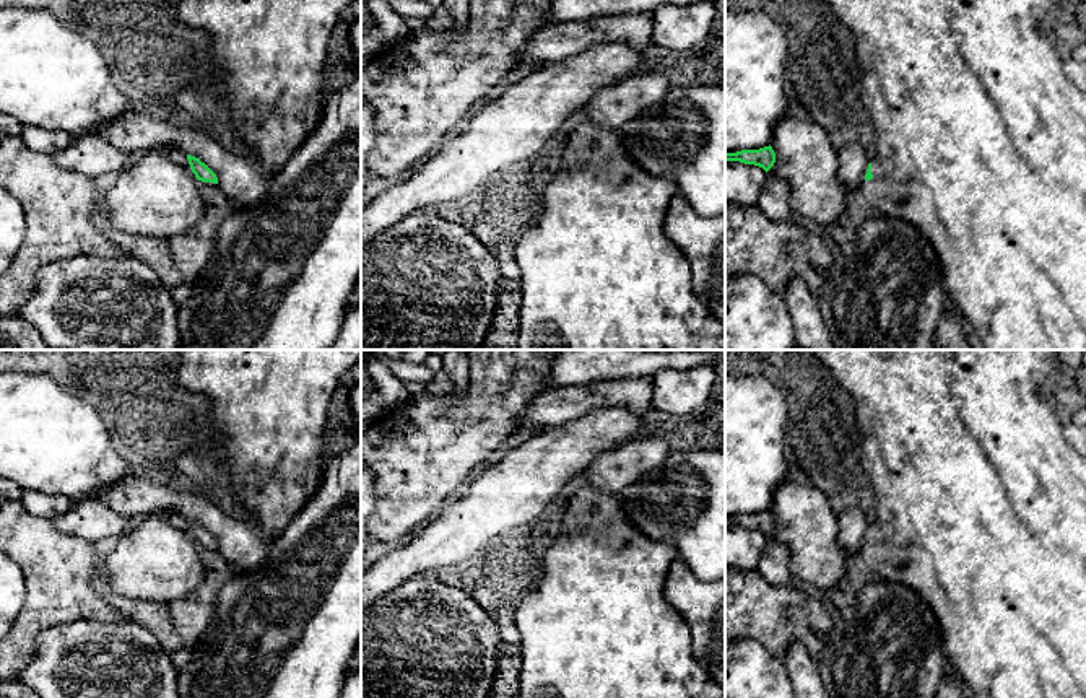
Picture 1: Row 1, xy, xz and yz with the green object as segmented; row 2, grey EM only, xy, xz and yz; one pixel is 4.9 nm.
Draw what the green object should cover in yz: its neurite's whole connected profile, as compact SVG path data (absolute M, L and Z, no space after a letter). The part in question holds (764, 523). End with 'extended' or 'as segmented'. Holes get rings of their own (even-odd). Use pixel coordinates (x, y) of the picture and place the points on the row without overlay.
M769 509L759 514L741 514L736 517L725 517L725 526L740 526L745 529L754 529L767 537L775 527L775 517Z; as segmented

